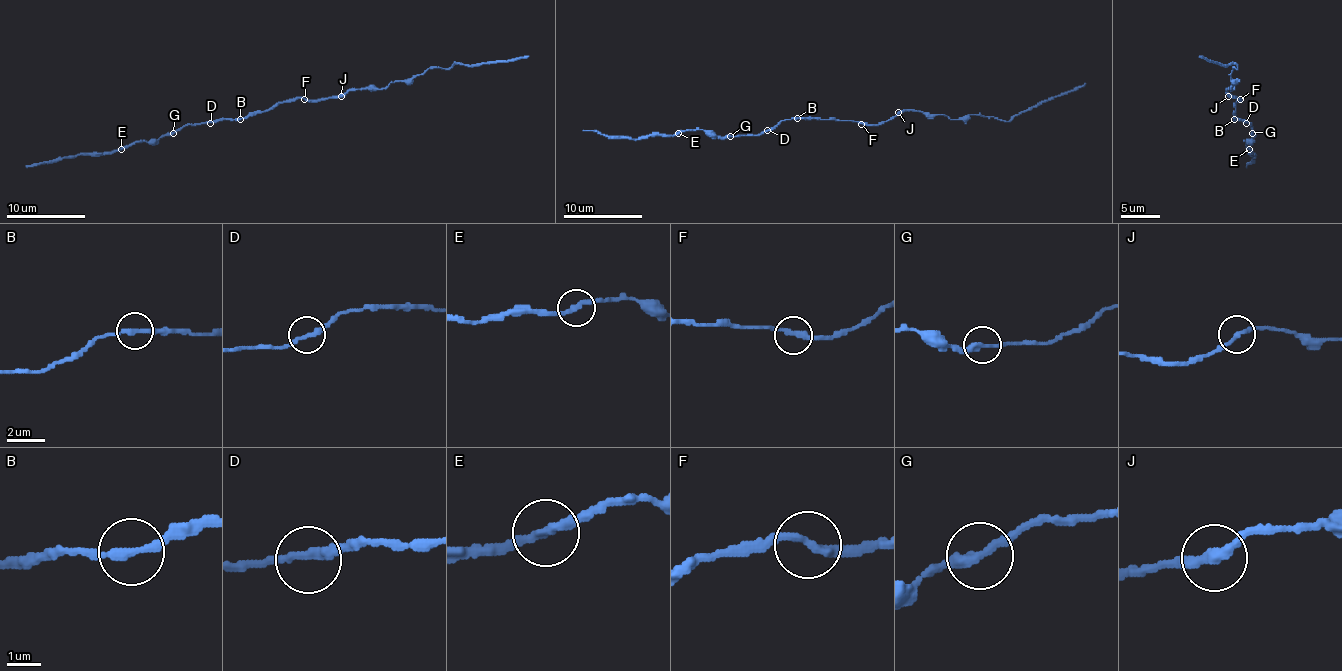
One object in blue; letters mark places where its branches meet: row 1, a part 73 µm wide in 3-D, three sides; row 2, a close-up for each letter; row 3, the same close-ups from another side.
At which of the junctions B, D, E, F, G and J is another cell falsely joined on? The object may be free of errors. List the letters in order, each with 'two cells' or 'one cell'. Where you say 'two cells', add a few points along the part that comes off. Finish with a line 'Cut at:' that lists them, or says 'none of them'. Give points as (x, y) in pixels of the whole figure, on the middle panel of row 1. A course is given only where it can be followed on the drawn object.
B: one cell
D: one cell
E: one cell
F: one cell
G: one cell
J: one cell
Cut at: none of them

